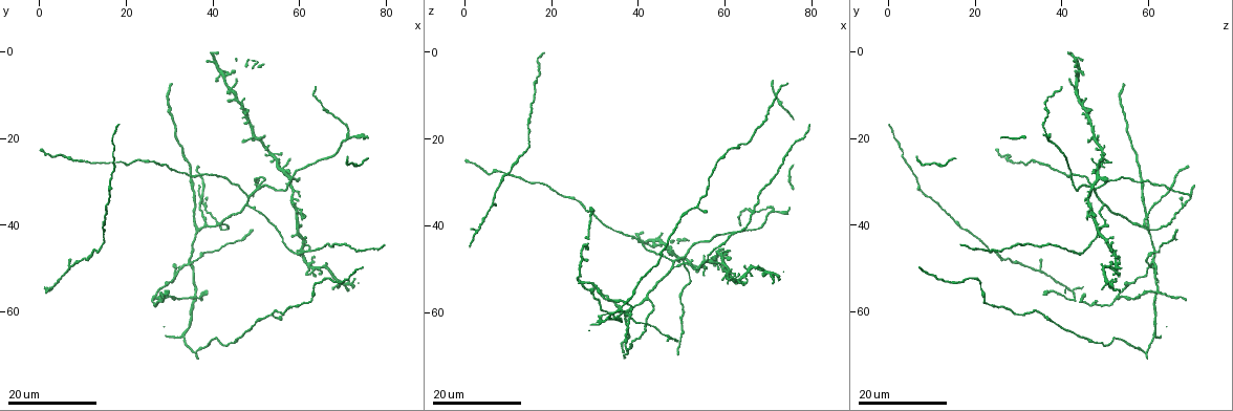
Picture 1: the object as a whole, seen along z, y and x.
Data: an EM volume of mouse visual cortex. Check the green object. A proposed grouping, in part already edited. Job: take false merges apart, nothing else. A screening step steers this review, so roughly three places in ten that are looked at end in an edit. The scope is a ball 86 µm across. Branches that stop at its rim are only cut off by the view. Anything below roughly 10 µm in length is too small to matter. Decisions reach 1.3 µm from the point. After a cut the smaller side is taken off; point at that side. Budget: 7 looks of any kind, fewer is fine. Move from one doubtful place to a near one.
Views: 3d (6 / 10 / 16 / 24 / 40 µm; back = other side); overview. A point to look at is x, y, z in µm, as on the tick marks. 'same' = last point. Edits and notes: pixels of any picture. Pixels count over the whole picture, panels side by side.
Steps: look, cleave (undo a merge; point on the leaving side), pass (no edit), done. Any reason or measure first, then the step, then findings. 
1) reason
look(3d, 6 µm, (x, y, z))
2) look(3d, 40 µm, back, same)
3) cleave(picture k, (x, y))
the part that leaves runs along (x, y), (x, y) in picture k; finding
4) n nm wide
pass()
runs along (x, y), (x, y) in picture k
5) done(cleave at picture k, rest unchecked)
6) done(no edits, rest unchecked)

thin neck
look(3d, 16 µm, (6.0, 50.0, 34.5))

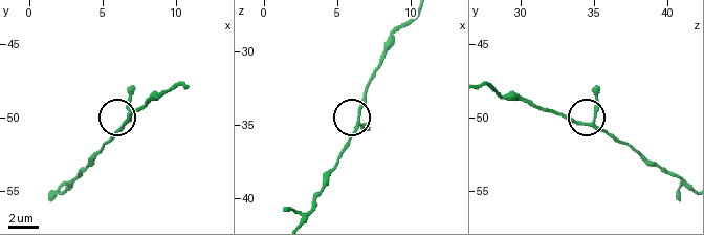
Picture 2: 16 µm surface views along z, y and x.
look(3d, 6 µm, (6.4, 50.4, 34.4))

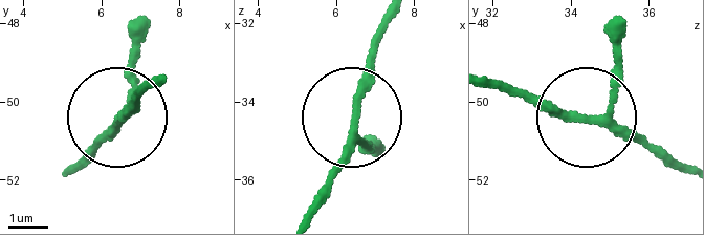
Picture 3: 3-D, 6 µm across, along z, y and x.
from behind
look(3d, 6 µm, back, (6.55, 50.45, 34.30))

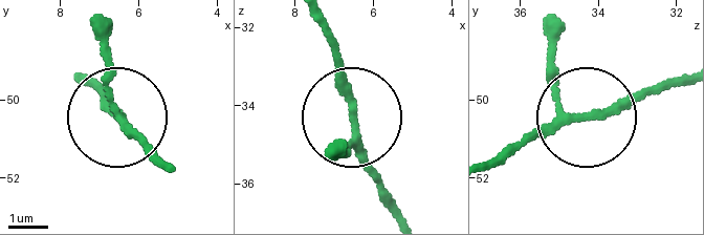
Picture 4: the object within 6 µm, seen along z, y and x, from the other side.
180 nm wide
pass()
runs along (81, 80), (164, 163) in picture 4; one cell here

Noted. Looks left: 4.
a fork
look(3d, 16 µm, (48.0, 33.5, 48.5))

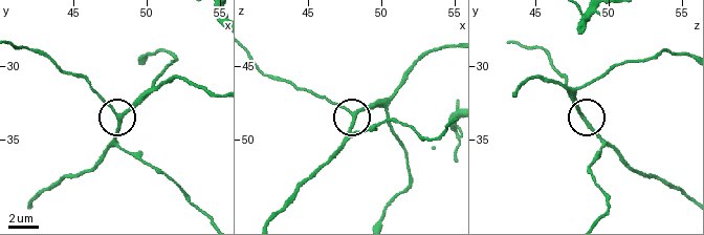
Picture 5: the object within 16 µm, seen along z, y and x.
zoom in
look(3d, 10 µm, (48.0, 33.4, 48.4))

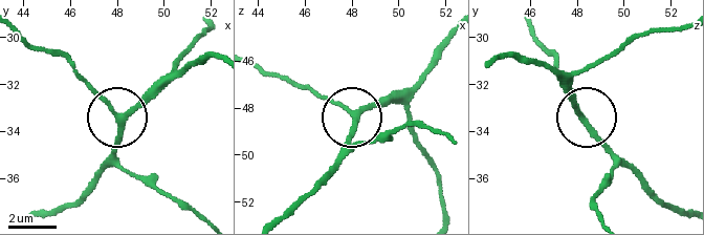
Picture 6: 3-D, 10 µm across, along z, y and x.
look(3d, 10 µm, back, (48.1, 33.4, 48.1))

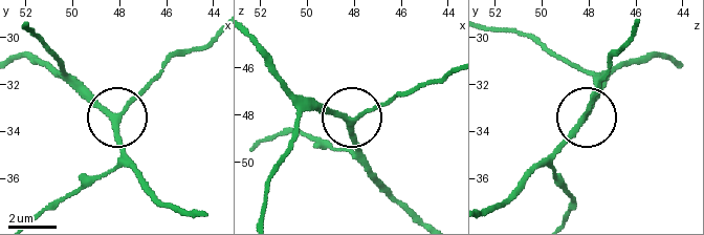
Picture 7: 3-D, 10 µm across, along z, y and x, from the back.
200 nm wide
pass()
runs along (489, 212), (584, 116), (597, 75) in picture 7; all the same cell

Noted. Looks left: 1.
done(no edits, rest unchecked)

